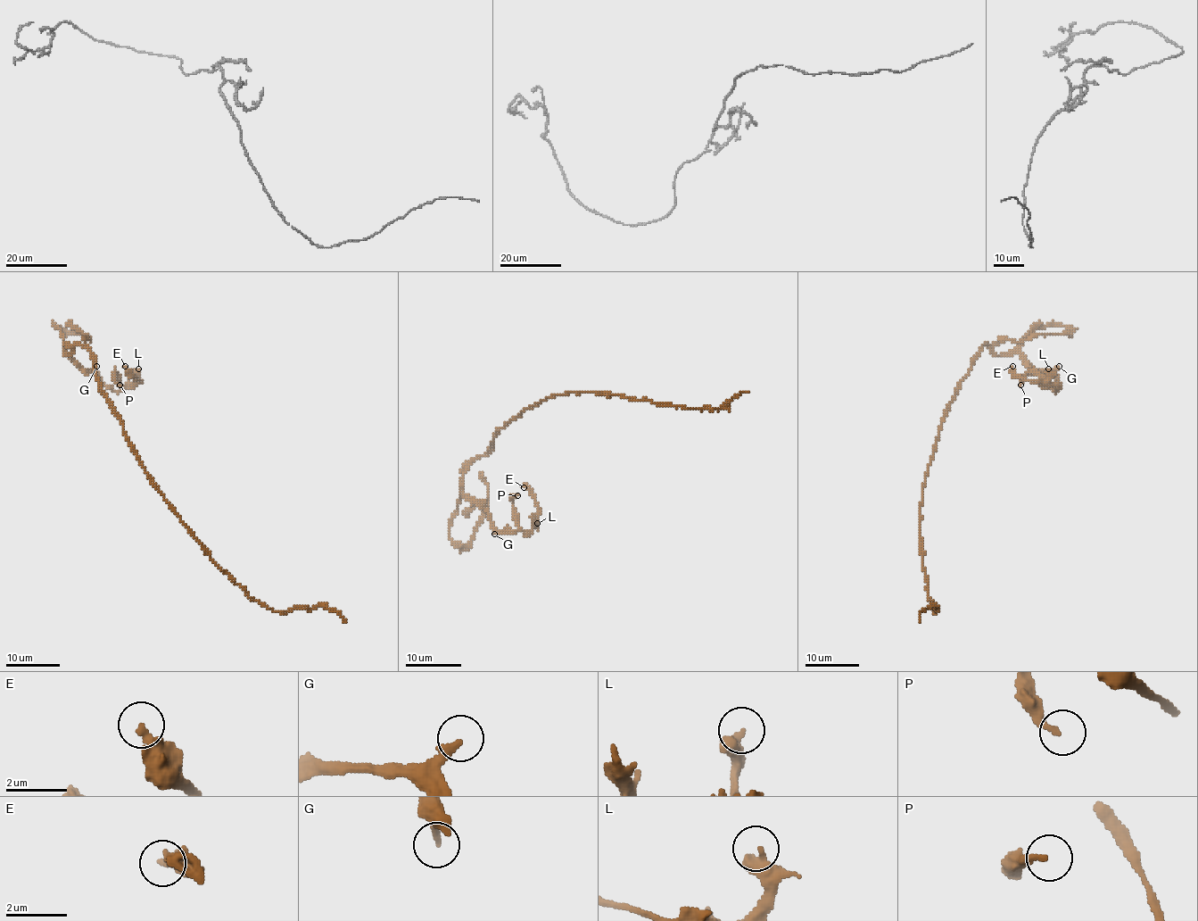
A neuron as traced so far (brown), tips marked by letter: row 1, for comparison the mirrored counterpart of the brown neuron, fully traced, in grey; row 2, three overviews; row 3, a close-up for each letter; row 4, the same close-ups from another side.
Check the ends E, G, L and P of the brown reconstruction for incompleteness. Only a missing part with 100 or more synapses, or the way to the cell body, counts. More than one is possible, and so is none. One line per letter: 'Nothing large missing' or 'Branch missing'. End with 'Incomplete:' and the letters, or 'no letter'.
E: Nothing large missing
G: Nothing large missing
L: Nothing large missing
P: Nothing large missing
Incomplete: no letter

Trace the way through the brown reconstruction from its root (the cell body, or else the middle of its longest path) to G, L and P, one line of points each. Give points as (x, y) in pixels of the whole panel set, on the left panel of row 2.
G: (125, 438), (121, 419), (96, 377), (95, 358), (80, 345), (65, 352), (85, 370), (94, 371), (96, 366)
L: (125, 438), (121, 419), (96, 377), (95, 358), (80, 345), (65, 352), (116, 392), (135, 384), (138, 369)
P: (125, 438), (96, 377), (95, 358), (80, 345), (65, 352), (104, 386), (119, 391), (116, 373), (119, 385)

